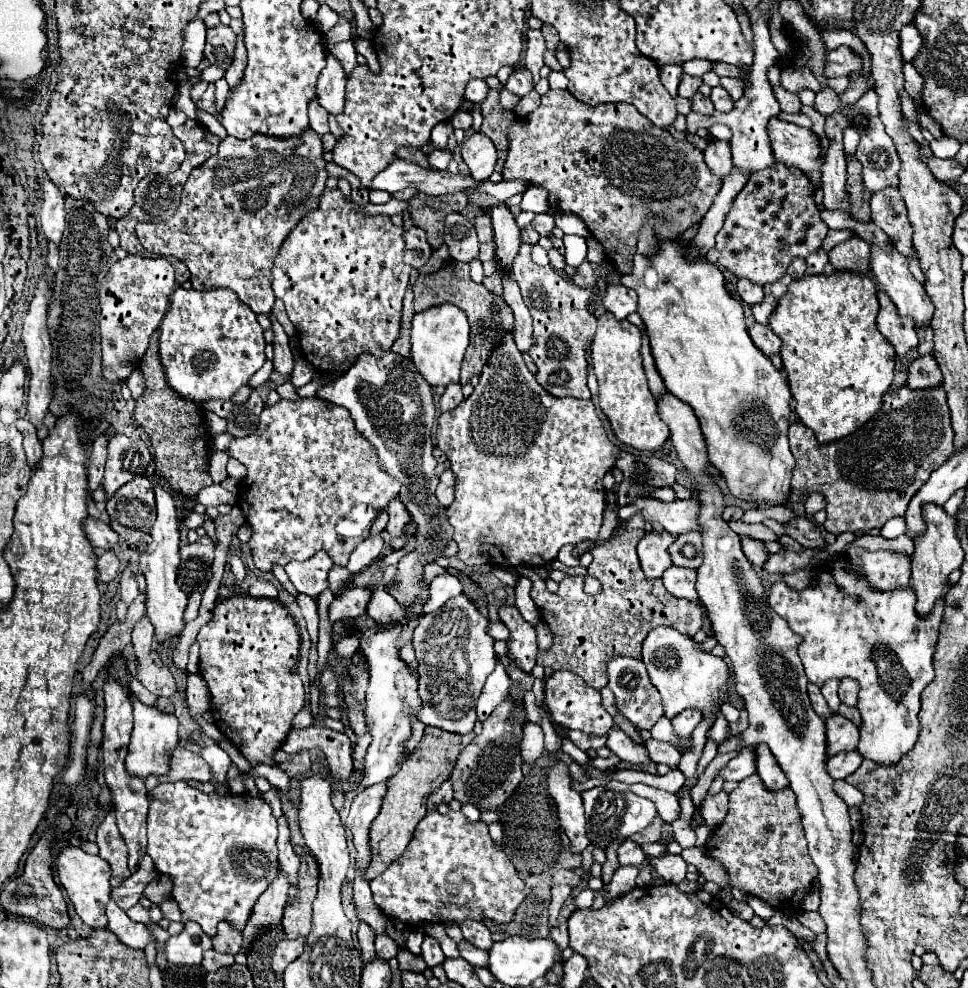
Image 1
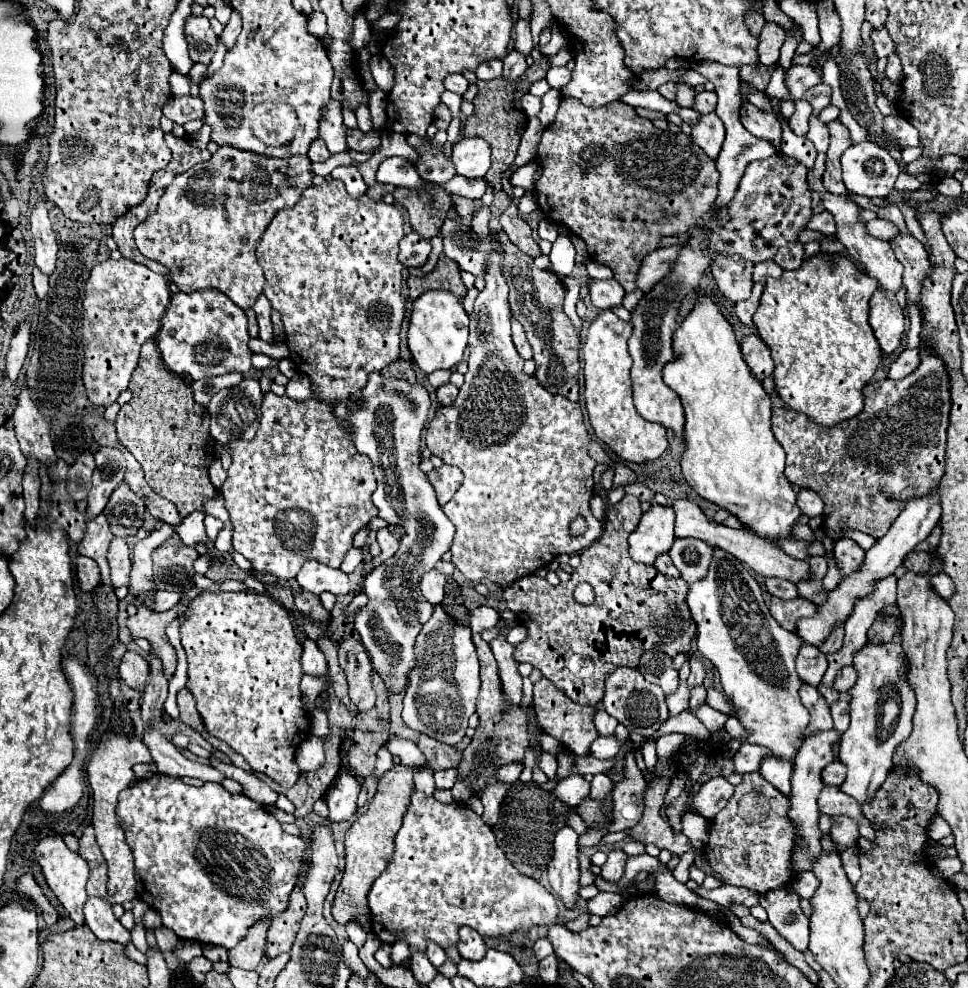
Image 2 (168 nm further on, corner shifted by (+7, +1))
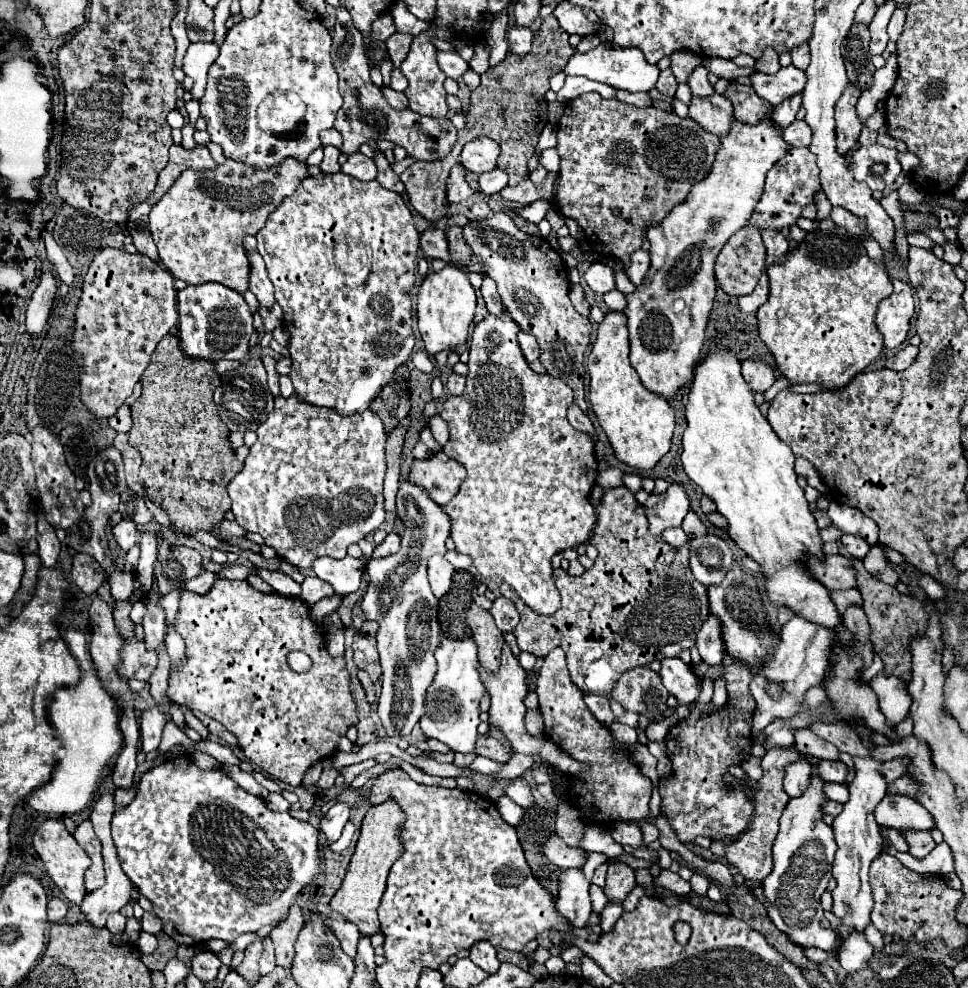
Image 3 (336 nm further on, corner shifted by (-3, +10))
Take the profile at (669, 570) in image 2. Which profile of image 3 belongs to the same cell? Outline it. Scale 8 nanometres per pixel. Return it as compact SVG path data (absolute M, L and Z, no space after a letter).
M667 528L667 530L663 530L663 538L665 538L671 546L675 546L675 548L683 546L683 544L689 540L687 534L683 534L681 528Z

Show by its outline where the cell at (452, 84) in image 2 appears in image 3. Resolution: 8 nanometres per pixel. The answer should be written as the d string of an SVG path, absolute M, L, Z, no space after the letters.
M437 50L437 64L445 72L445 76L449 76L453 80L459 80L463 76L463 72L467 70L467 66L469 66L459 54L441 52L441 50Z

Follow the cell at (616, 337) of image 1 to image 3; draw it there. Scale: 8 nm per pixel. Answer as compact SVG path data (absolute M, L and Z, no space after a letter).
M611 312L599 324L597 340L587 356L589 402L599 426L605 430L615 458L637 470L651 470L671 448L675 414L667 398L647 390L629 364L629 332L623 312Z

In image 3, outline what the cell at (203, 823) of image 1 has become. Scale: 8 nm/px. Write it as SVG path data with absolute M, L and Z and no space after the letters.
M185 754L175 756L175 758L167 758L161 766L155 766L155 768L151 768L149 772L145 772L141 776L139 794L135 796L135 800L127 808L119 810L113 816L111 830L113 830L113 842L115 842L115 848L117 848L123 872L131 878L131 882L135 884L139 894L145 896L153 904L153 914L161 920L163 932L167 936L171 936L177 944L183 944L183 946L197 946L197 944L203 944L203 942L207 942L211 938L217 938L217 940L223 940L223 942L229 944L229 942L235 942L235 938L239 934L257 932L261 926L285 918L287 912L289 912L289 906L293 904L297 894L319 874L319 866L321 866L319 832L309 822L295 820L289 812L271 812L261 798L255 798L253 794L247 794L223 770L219 770L219 768L201 770Z

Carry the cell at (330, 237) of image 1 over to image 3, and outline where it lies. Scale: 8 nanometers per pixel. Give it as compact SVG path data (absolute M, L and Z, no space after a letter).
M343 172L337 174L317 174L311 178L305 178L297 190L287 196L281 206L267 218L265 226L257 232L257 252L263 256L269 280L275 286L275 300L283 308L283 324L287 324L287 330L291 334L289 340L289 354L291 354L291 372L289 378L295 386L295 396L301 402L307 402L311 406L323 406L333 408L339 414L355 414L365 412L373 398L381 394L381 390L391 382L393 372L405 364L411 356L415 336L411 330L411 306L413 296L411 290L415 286L415 270L417 270L417 257L419 252L419 232L413 226L413 216L405 204L405 200L391 190L385 190L379 182L359 182Z

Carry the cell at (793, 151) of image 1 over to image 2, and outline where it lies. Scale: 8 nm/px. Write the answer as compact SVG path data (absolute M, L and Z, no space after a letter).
M745 103L745 107L741 107L741 123L745 125L745 129L749 133L753 133L759 139L765 139L765 141L773 143L773 147L777 151L781 151L783 127L781 127L781 123L775 115L765 113L751 103Z

